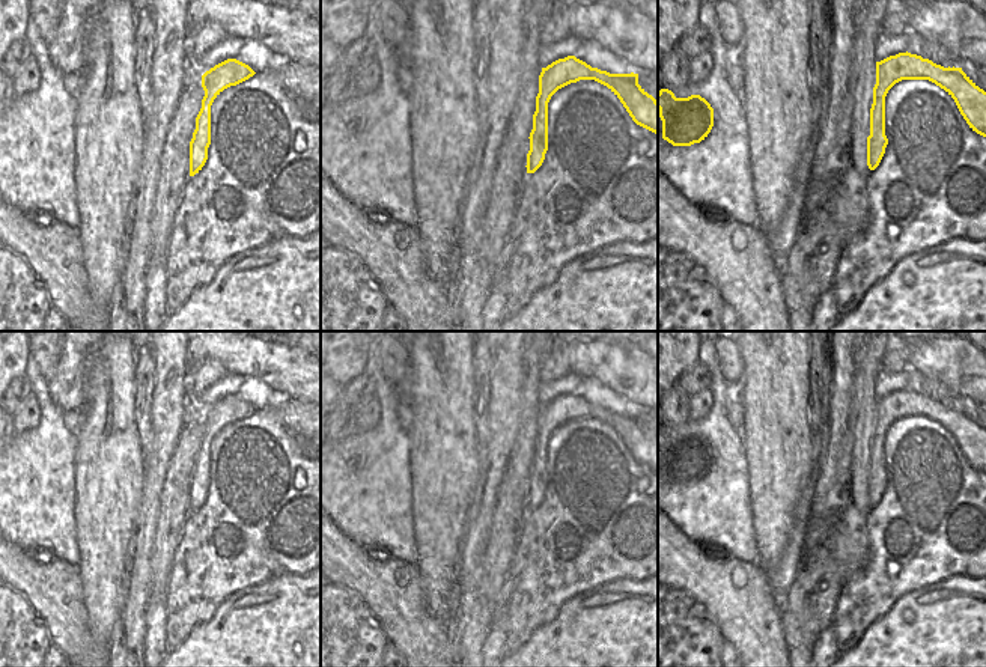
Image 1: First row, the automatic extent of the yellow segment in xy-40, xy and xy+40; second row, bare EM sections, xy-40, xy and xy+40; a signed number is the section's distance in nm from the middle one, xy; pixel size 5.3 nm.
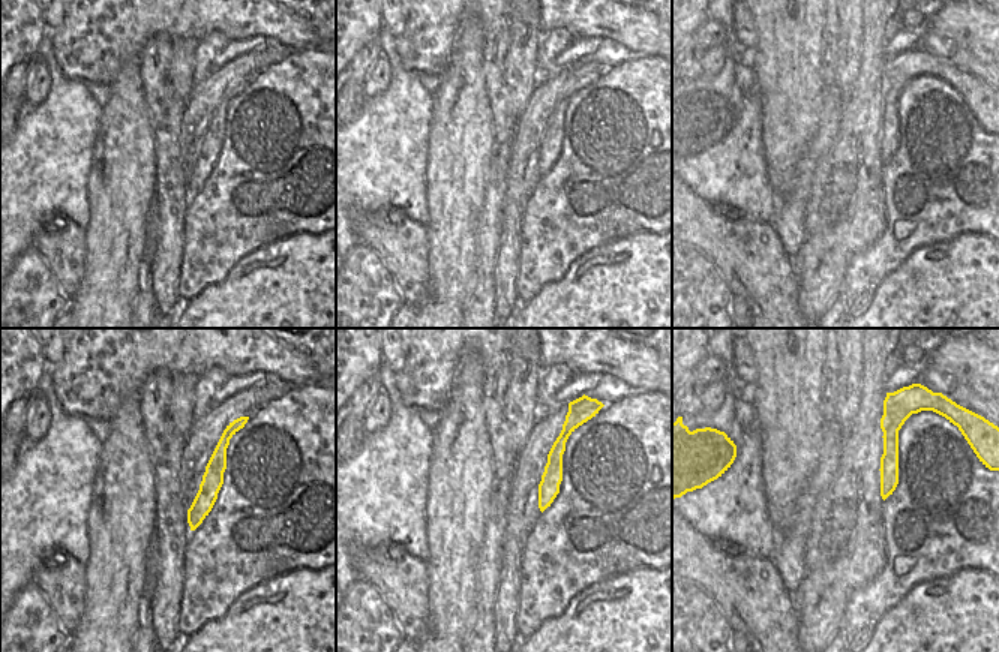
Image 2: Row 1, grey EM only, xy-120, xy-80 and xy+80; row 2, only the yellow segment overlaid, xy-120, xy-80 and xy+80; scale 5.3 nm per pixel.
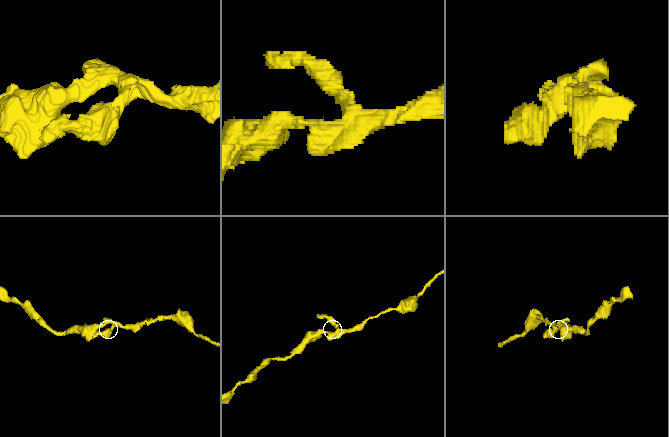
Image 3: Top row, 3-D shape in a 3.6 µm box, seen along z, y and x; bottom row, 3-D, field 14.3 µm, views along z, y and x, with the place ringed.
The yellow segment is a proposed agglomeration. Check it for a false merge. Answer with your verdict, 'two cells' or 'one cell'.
one cell

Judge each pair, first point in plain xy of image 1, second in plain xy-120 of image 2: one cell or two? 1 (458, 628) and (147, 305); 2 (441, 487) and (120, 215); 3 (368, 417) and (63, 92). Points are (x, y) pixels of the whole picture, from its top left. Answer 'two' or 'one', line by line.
1: one
2: one
3: two

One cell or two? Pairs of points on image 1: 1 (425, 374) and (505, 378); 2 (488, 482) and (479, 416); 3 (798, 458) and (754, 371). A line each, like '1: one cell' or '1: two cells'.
1: two cells
2: two cells
3: one cell

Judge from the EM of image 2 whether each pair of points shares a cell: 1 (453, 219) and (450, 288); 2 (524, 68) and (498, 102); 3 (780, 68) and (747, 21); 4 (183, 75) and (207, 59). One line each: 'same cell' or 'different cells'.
1: same cell
2: different cells
3: different cells
4: different cells

